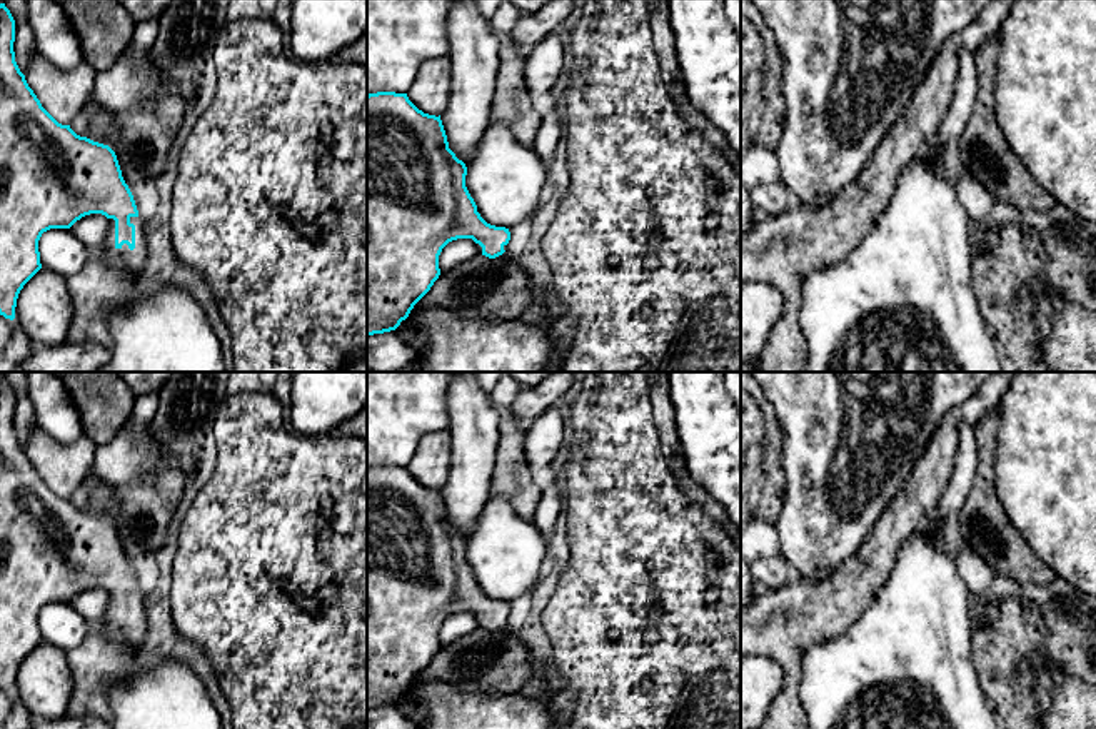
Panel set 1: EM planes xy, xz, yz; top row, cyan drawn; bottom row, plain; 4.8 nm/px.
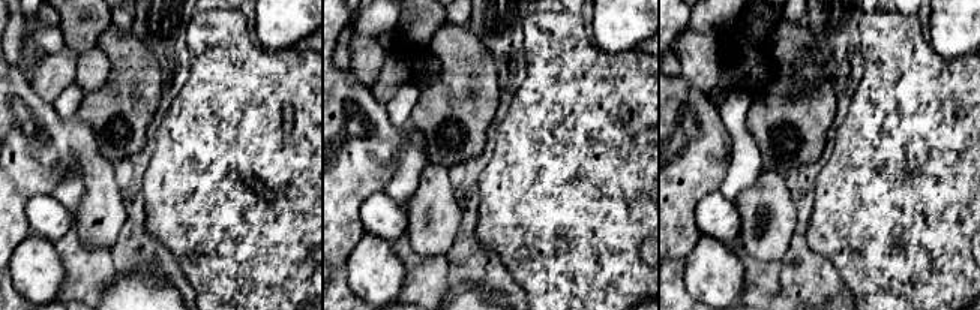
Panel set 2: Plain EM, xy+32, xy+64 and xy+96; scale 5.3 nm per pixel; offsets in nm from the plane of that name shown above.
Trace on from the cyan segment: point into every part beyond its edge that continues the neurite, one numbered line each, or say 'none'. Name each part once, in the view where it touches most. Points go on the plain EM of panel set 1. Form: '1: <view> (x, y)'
1: xy (119, 633)

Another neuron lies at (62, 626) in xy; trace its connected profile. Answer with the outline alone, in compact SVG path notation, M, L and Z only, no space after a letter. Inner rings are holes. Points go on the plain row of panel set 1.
M50 602L38 614L43 642L68 652L90 632L87 621L70 602Z

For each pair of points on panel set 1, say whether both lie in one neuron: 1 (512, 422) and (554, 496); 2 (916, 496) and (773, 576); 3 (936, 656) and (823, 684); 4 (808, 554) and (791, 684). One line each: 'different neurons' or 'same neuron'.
1: different neurons
2: different neurons
3: same neuron
4: different neurons

